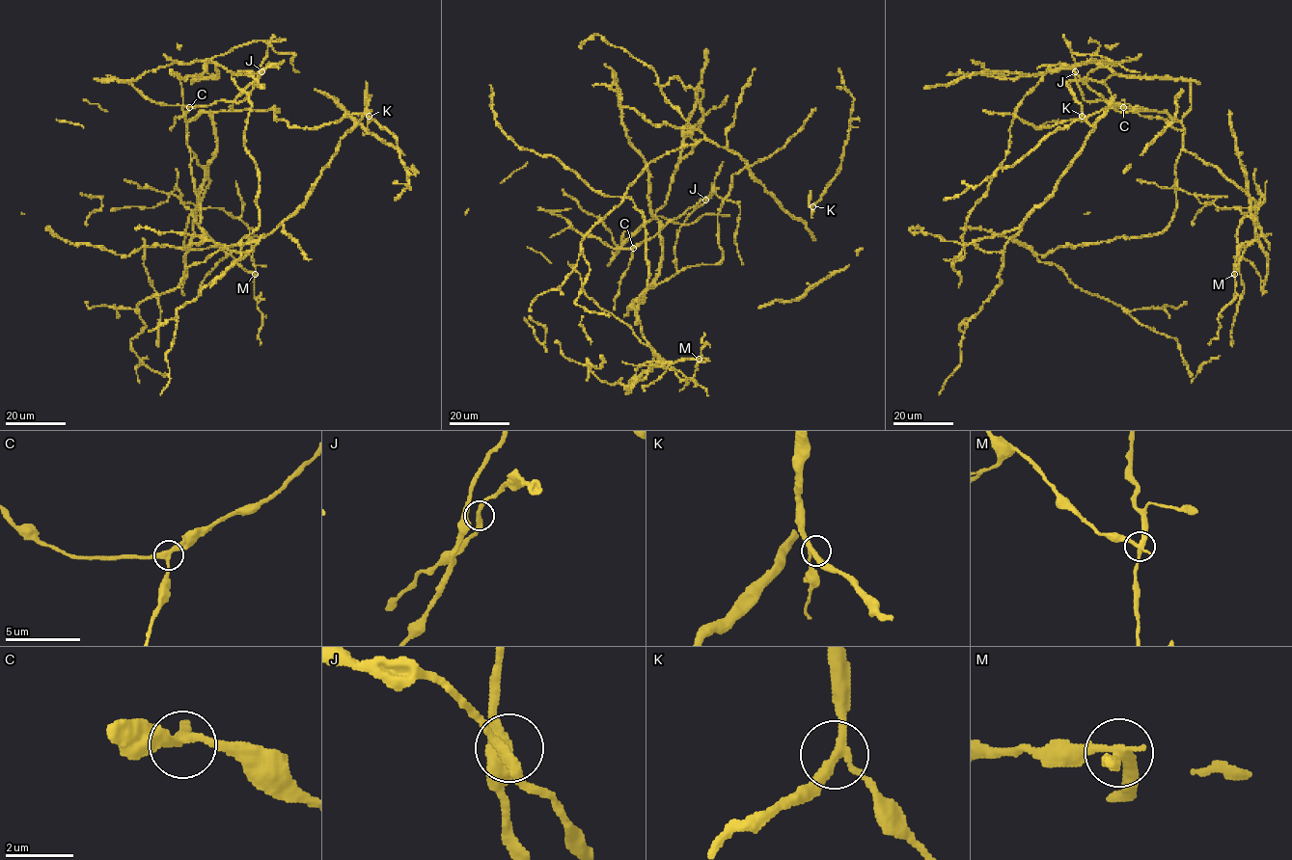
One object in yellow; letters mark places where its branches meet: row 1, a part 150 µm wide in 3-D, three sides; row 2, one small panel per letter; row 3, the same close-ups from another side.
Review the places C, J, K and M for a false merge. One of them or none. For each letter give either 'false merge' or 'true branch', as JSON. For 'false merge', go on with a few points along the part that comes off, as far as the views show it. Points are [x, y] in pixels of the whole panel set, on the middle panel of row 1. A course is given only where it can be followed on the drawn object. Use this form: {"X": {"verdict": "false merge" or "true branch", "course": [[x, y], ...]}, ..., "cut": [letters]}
{"C": {"verdict": "true branch"}, "J": {"verdict": "true branch"}, "K": {"verdict": "true branch"}, "M": {"verdict": "false merge", "course": [[698, 359], [694, 380], [680, 379], [642, 342], [629, 326], [591, 300], [583, 289], [580, 275], [567, 261]]}, "cut": ["M"]}

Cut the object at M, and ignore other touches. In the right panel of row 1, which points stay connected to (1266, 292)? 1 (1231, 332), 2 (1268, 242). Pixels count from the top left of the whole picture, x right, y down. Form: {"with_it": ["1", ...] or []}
{"with_it": ["1", "2"]}

